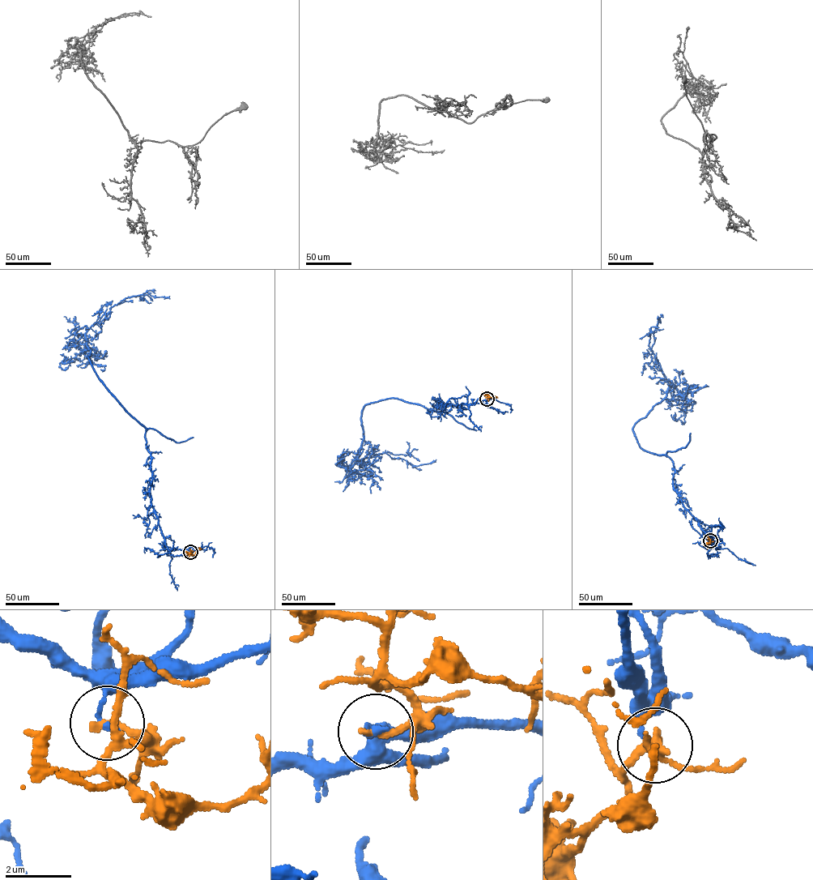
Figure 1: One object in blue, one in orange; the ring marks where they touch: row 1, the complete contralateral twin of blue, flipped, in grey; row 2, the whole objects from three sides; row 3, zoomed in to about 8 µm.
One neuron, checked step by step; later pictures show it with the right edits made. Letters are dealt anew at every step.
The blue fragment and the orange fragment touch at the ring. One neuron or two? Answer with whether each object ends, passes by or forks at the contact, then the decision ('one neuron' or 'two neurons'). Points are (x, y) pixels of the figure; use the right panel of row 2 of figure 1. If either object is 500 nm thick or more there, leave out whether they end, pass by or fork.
blue ends; orange ends; two neurons

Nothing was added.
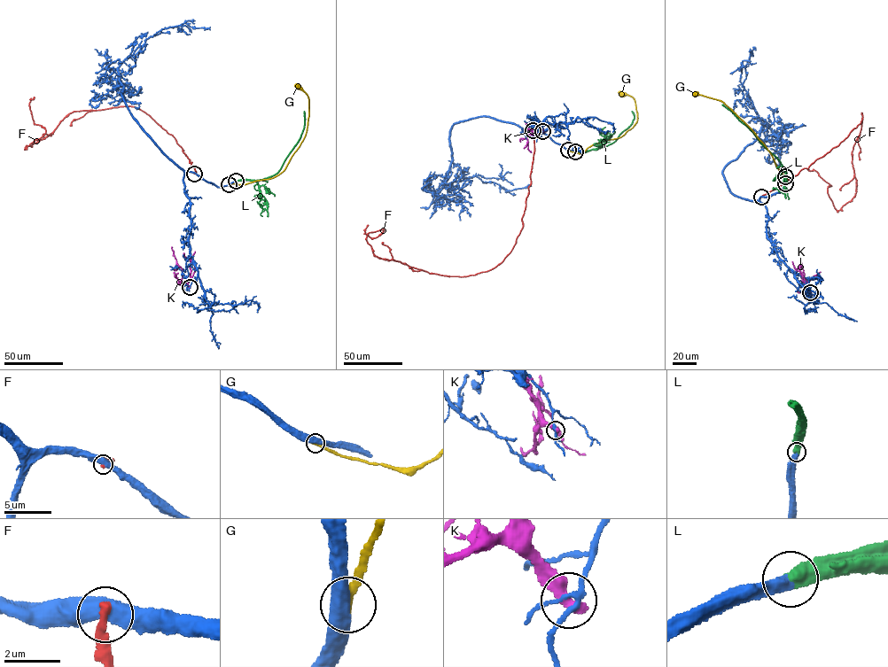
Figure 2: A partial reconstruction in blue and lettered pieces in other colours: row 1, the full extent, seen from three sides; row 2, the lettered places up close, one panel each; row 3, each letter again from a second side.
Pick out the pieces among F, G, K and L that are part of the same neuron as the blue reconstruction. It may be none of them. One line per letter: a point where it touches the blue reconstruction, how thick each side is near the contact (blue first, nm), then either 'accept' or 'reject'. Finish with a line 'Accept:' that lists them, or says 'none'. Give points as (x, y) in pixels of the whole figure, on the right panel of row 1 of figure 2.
F: meets blue at (761, 197); 550 nm thick on the blue side, 340 nm on the other; reject
G: meets blue at (785, 183); 460 nm thick on the blue side, 280 nm on the other; reject
K: meets blue at (810, 292); 130 nm thick on the blue side, 480 nm on the other; reject
L: meets blue at (785, 176); 440 nm thick on the blue side, 480 nm on the other; accept
Accept: L

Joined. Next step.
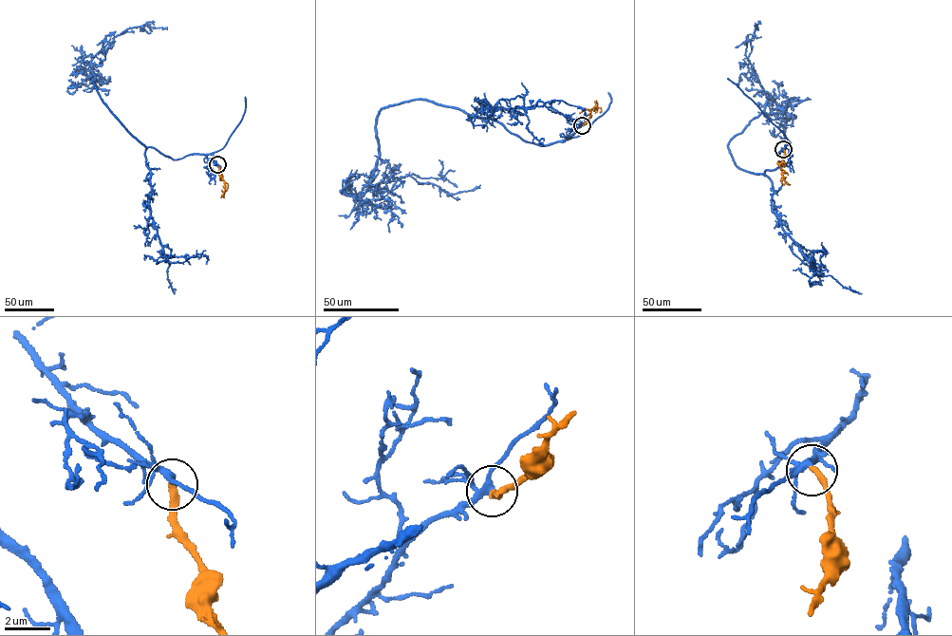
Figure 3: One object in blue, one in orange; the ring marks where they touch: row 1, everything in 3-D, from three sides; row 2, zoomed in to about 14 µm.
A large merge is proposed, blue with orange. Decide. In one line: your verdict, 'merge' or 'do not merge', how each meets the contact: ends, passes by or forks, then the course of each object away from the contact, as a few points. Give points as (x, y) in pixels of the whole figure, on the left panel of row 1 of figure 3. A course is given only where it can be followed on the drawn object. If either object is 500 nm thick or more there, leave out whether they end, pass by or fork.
merge | blue forks | orange ends | blue via (218, 164), (204, 155), (174, 159), (145, 147), (93, 83), (90, 61), (115, 37), (147, 24), (167, 29) | orange via (218, 164), (225, 185), (221, 197)

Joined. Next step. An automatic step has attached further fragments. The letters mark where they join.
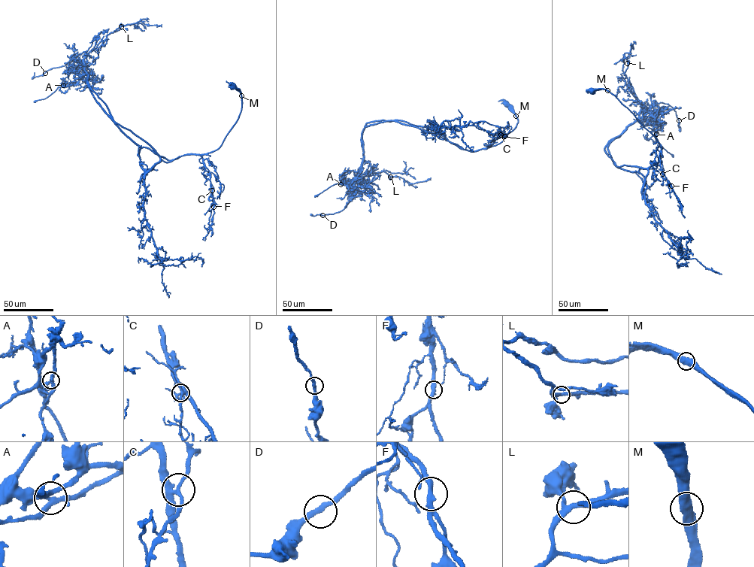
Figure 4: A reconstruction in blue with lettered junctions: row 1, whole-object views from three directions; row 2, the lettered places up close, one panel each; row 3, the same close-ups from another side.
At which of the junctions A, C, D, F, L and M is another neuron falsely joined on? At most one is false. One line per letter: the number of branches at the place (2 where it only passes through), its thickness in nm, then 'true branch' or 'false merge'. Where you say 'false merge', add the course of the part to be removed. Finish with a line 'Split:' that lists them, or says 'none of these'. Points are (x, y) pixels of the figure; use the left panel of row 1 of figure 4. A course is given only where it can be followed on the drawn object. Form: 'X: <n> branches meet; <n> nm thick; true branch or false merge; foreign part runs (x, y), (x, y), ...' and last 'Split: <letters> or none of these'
A: 4 branches meet; 240 nm thick; false merge; foreign part runs (63, 85), (69, 74), (86, 70), (112, 119), (159, 158), (144, 174), (141, 145)
C: 4 branches meet; 240 nm thick; true branch
D: 2 branches meet; 280 nm thick; true branch
F: 3 branches meet; 280 nm thick; true branch
L: 3 branches meet; 260 nm thick; true branch
M: 2 branches meet; 480 nm thick; true branch
Split: A

